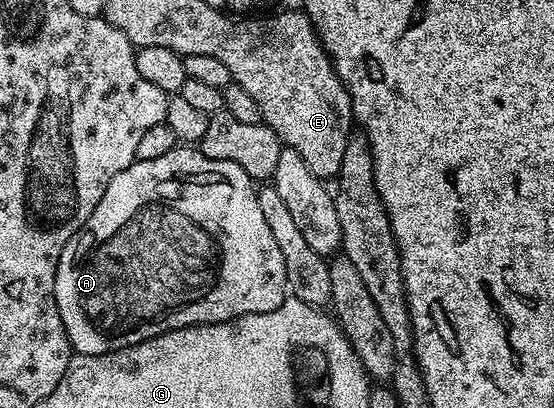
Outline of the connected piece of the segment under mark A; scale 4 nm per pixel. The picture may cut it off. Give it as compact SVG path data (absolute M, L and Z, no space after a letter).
M177 145L162 157L153 157L153 161L136 159L121 173L117 173L117 177L109 181L109 189L105 189L105 197L97 201L97 209L93 209L87 224L81 230L75 231L65 245L59 258L55 278L57 309L65 325L67 340L71 342L71 350L77 355L100 355L125 349L129 345L137 345L141 341L182 327L220 323L253 313L269 313L277 309L277 305L281 305L288 295L285 257L281 257L281 248L277 246L277 240L273 238L273 232L261 213L256 180L251 179L249 173L241 169L241 165L233 165L233 161L210 159L191 145Z

